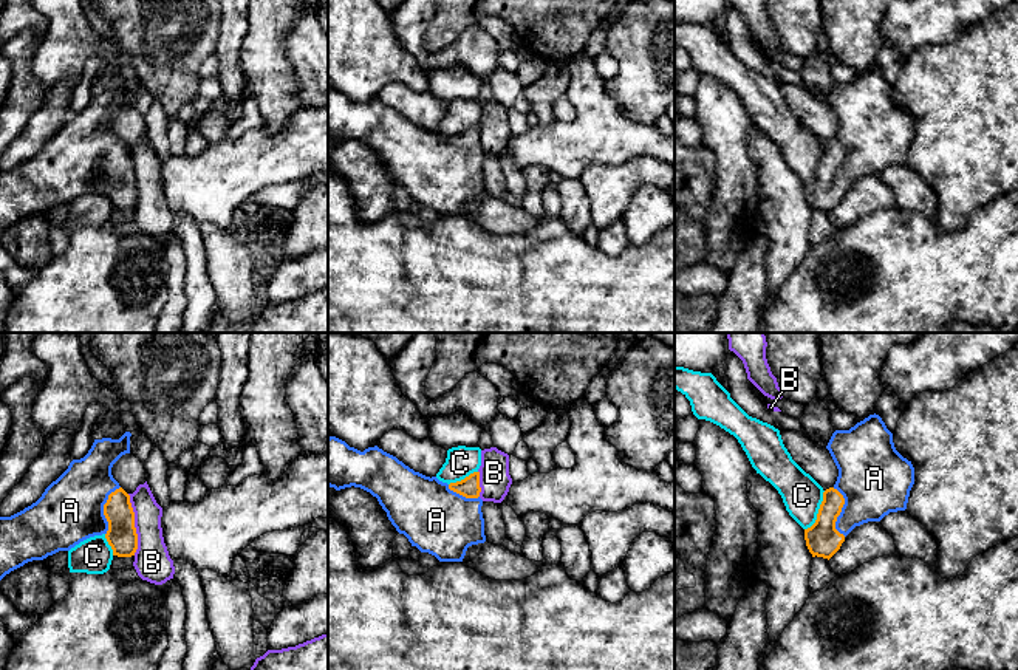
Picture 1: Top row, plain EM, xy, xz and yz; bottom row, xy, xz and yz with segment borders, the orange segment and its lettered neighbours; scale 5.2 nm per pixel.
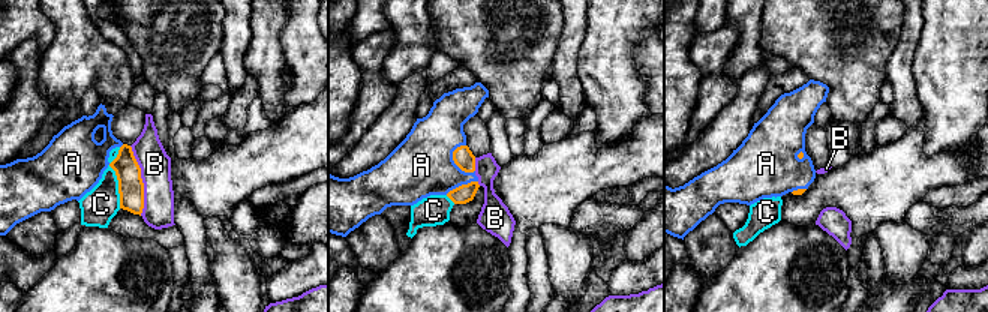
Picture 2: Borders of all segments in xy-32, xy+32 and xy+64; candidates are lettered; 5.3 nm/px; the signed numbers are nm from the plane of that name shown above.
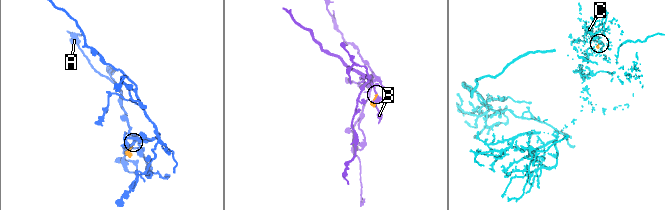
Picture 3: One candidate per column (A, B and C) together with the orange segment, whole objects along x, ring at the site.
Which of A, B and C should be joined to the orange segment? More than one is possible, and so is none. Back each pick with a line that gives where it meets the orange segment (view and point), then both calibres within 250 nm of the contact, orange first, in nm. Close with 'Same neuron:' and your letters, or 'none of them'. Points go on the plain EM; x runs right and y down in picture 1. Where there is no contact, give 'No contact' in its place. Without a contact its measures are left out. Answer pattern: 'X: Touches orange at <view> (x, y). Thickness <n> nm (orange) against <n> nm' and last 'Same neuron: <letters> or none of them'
A: Touches orange at yz (840, 164). Thickness 180 nm (orange) against 380 nm
Same neuron: A

